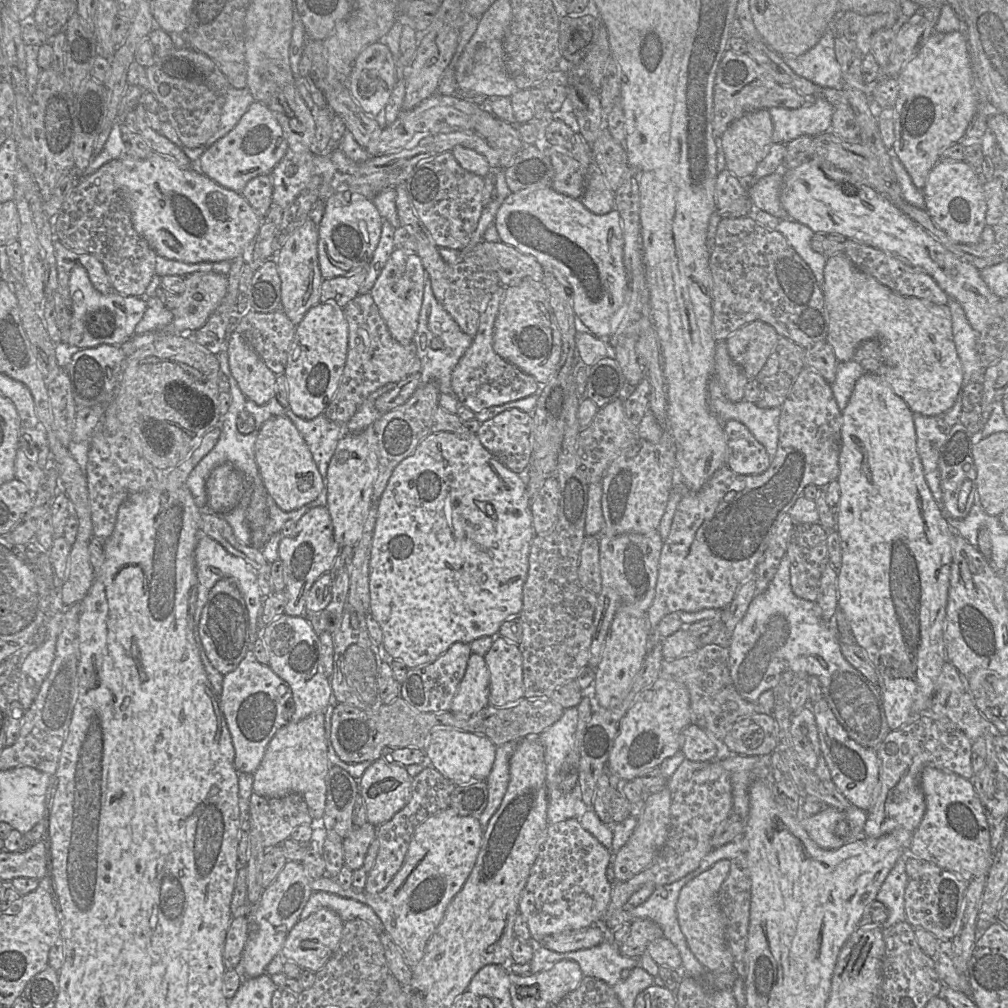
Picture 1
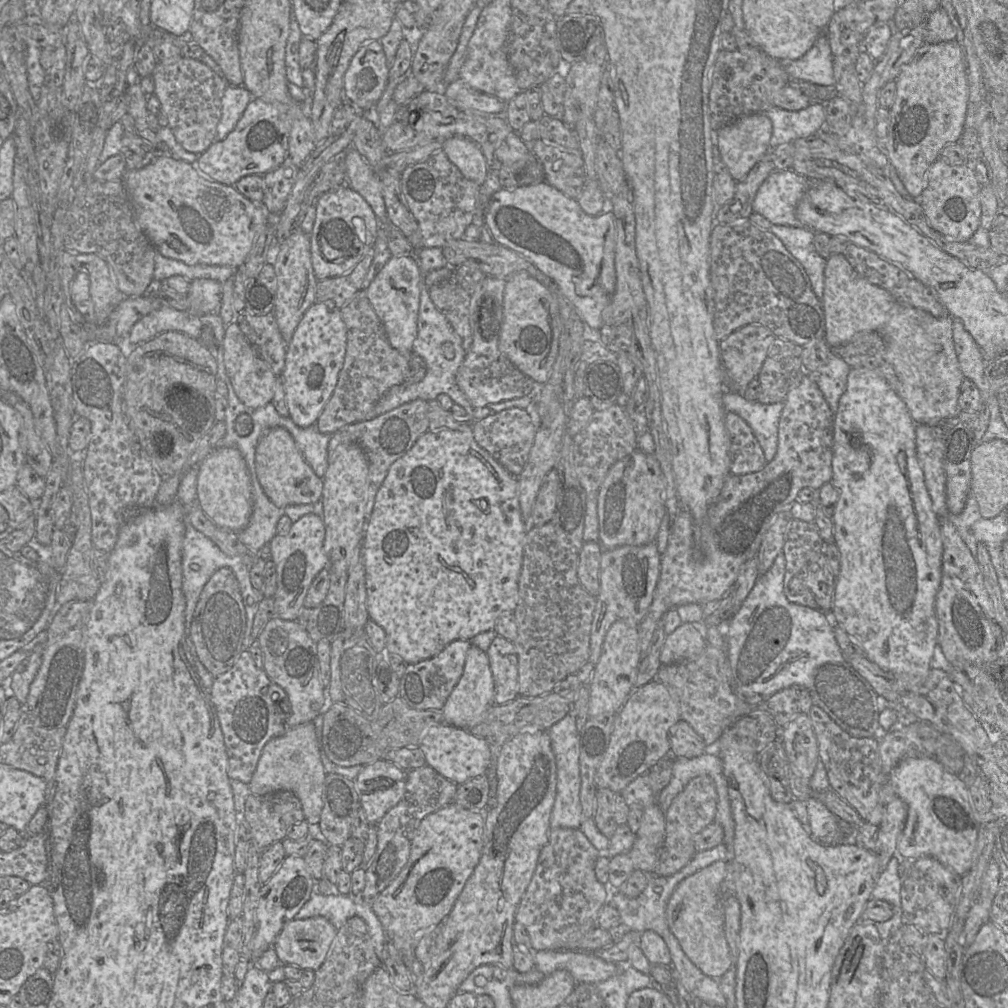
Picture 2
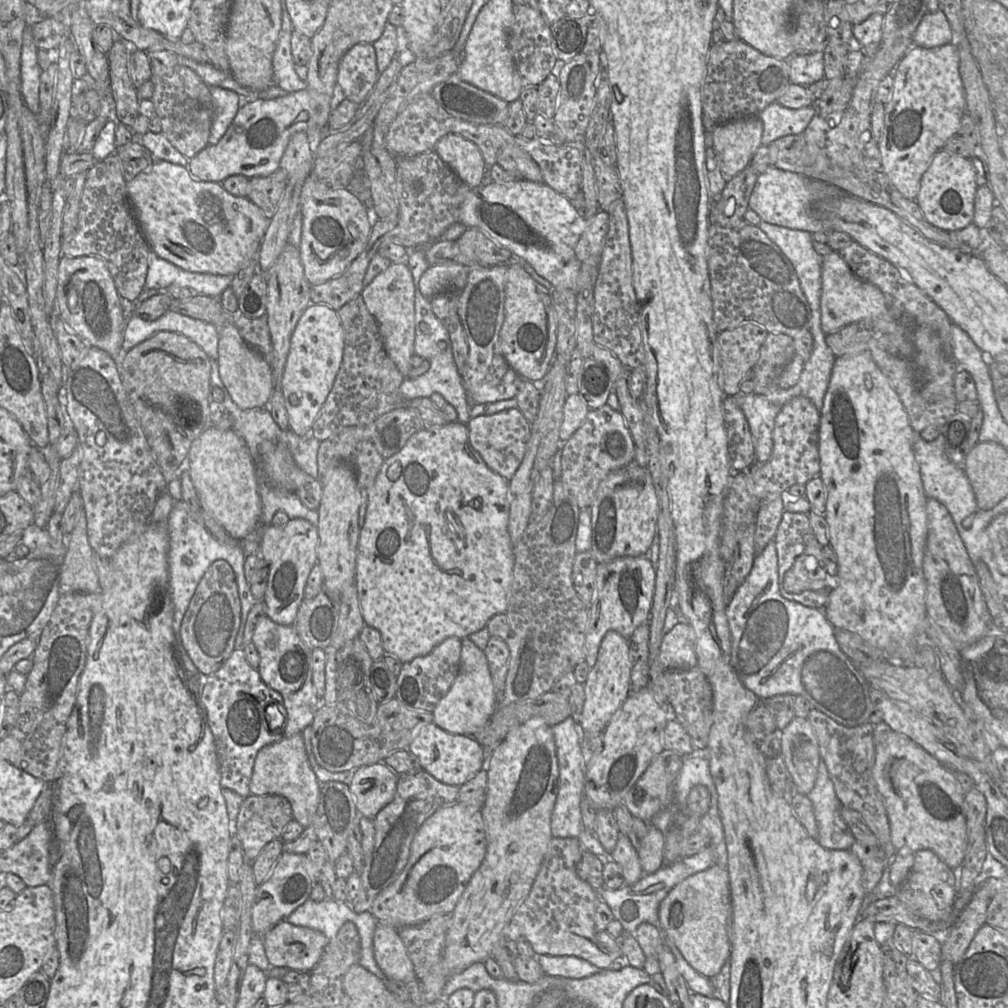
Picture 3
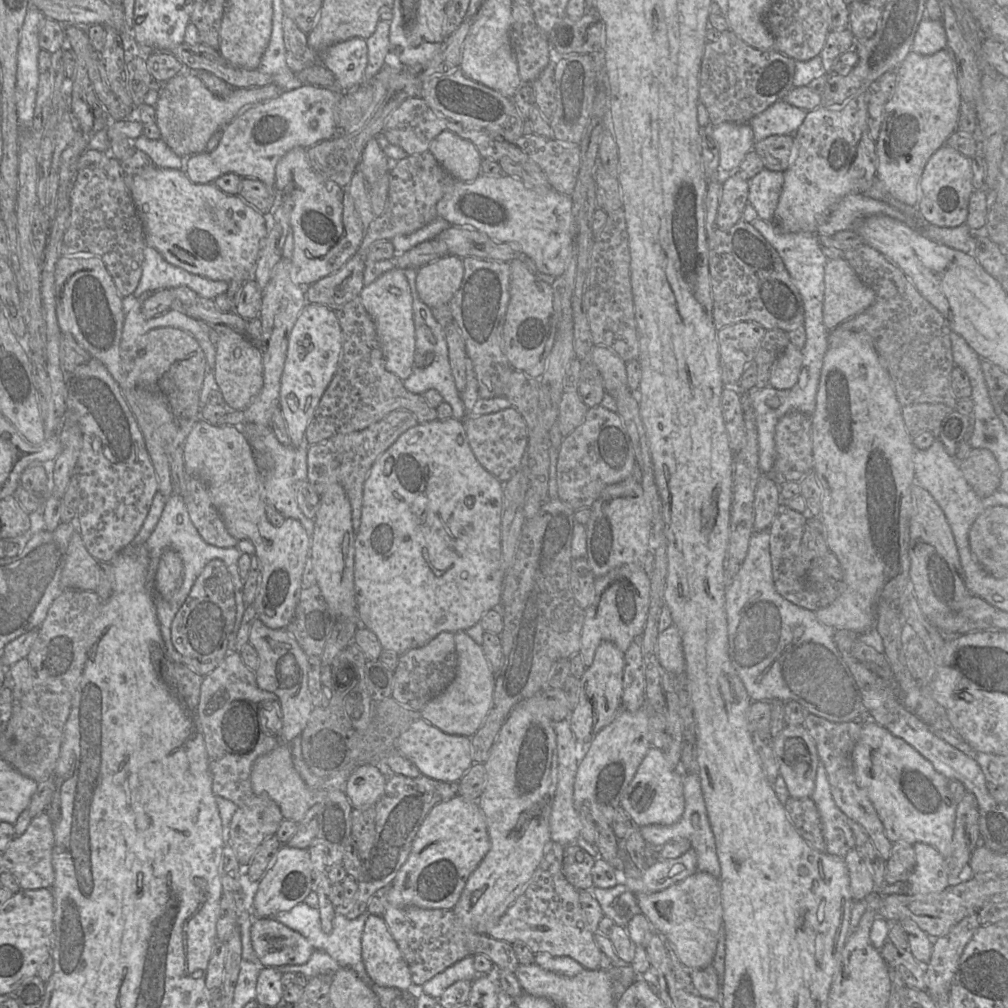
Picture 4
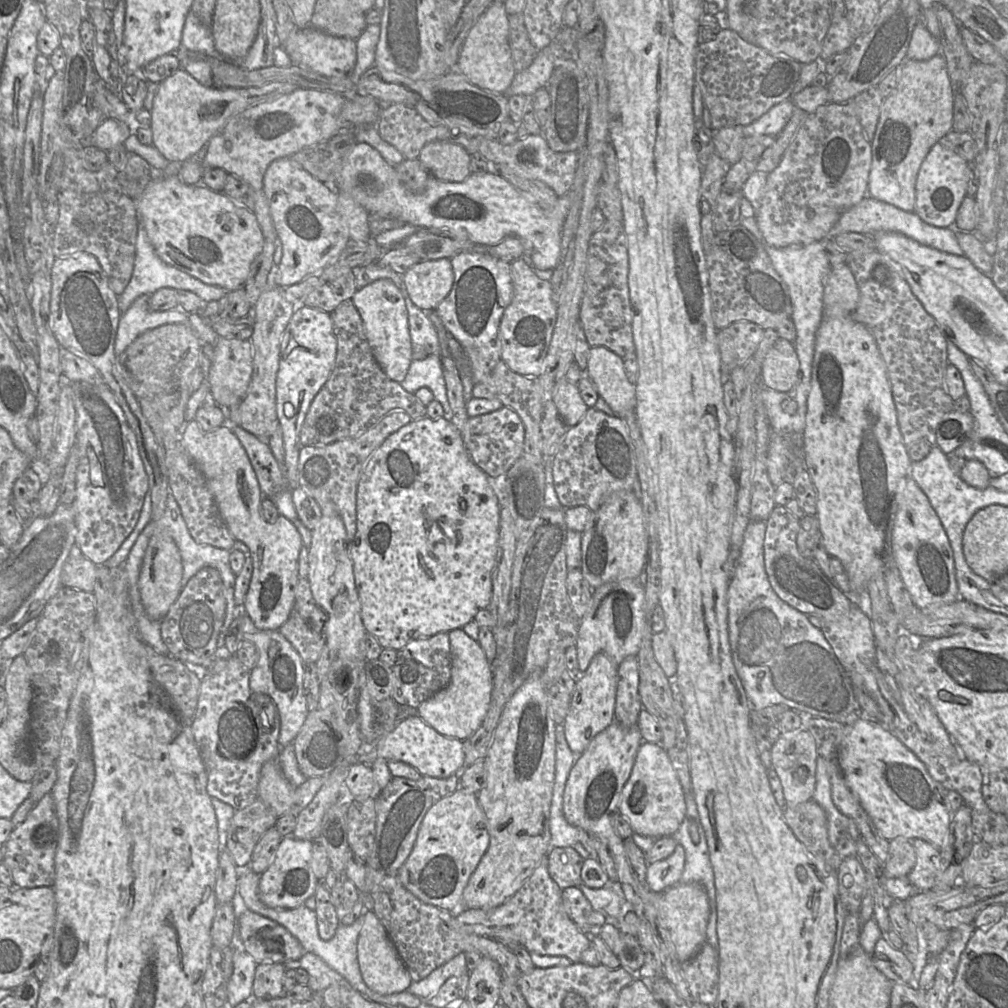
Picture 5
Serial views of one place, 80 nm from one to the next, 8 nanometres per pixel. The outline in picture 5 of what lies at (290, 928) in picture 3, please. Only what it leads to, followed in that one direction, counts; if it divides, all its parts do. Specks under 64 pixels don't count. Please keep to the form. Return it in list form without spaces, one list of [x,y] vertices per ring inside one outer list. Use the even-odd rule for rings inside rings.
[[[247,908],[238,910],[237,932],[242,942],[242,949],[250,954],[257,964],[285,963],[298,960],[306,953],[299,941],[285,927]]]

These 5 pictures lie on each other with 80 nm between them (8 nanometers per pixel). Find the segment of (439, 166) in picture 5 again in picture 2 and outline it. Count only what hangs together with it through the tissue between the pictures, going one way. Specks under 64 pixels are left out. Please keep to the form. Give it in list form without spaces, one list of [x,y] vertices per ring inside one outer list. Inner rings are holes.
[[[451,136],[443,141],[442,151],[467,179],[478,185],[485,181],[488,165],[474,141],[462,136]]]

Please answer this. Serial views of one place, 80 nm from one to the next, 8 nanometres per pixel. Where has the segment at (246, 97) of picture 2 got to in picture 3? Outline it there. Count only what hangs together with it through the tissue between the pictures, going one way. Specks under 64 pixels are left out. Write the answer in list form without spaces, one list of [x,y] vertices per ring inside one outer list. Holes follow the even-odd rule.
[[[218,86],[210,87],[210,92],[214,114],[209,145],[215,145],[233,122],[240,107],[243,105],[243,99],[235,91]]]

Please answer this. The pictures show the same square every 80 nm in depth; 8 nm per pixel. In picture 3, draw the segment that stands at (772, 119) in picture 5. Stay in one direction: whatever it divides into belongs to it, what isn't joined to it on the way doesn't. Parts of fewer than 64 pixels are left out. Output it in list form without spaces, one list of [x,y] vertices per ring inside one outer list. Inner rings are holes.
[[[774,102],[757,114],[763,123],[761,145],[769,146],[774,140],[803,134],[811,119],[817,114],[815,106],[791,109]]]

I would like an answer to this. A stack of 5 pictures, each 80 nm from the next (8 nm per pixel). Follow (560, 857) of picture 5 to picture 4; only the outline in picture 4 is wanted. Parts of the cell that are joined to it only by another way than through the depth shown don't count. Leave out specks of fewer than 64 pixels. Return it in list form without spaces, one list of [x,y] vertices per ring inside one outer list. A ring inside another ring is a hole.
[[[576,844],[564,847],[562,873],[577,890],[588,890],[593,886],[592,868],[595,859]]]

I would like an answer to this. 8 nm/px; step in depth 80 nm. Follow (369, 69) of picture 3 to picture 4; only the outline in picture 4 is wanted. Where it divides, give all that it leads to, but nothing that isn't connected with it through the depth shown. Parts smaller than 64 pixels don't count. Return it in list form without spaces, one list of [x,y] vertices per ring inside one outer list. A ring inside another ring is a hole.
[[[351,38],[328,47],[317,62],[326,67],[336,79],[337,90],[351,91],[363,83],[368,63],[368,48],[363,38]]]

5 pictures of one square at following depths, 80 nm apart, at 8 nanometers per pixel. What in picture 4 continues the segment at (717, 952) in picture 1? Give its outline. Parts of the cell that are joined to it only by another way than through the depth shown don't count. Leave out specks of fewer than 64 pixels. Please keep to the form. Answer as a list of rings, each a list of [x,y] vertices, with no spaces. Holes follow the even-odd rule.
[[[696,872],[665,890],[637,894],[641,914],[666,942],[672,945],[682,965],[688,970],[712,965],[723,929],[721,884],[707,872]]]

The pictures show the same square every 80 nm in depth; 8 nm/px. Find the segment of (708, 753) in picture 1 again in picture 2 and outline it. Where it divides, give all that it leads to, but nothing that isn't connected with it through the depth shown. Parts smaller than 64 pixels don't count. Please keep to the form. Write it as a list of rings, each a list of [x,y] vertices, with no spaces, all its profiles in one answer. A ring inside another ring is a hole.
[[[680,720],[669,729],[671,757],[695,758],[705,754],[706,744],[694,729]]]

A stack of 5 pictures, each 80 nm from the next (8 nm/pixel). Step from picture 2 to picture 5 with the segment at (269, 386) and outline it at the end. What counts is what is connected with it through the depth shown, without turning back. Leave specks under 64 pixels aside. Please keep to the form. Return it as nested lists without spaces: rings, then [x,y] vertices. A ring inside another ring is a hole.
[[[219,337],[214,347],[208,383],[217,405],[234,408],[247,392],[253,373],[250,340]]]

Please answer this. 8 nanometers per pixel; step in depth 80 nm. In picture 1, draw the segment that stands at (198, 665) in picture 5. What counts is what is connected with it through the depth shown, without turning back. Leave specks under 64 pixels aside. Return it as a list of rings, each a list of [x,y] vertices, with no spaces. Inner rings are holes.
[[[223,578],[211,588],[203,607],[198,633],[211,665],[223,676],[234,671],[248,652],[250,623],[242,595],[232,578]]]

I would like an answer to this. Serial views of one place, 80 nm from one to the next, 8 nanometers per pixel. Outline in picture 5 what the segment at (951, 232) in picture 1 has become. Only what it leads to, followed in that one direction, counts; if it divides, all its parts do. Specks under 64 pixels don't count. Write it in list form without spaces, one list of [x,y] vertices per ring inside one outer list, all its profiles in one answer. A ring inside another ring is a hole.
[[[937,142],[923,160],[917,180],[914,211],[926,223],[948,227],[955,223],[958,209],[967,196],[967,161],[959,154]]]

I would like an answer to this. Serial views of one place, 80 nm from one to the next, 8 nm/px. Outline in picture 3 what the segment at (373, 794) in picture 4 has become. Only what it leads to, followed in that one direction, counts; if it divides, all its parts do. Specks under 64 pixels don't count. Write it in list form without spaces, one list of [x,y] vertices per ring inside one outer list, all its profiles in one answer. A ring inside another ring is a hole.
[[[385,763],[362,766],[348,785],[360,816],[374,819],[395,795],[398,776]]]

